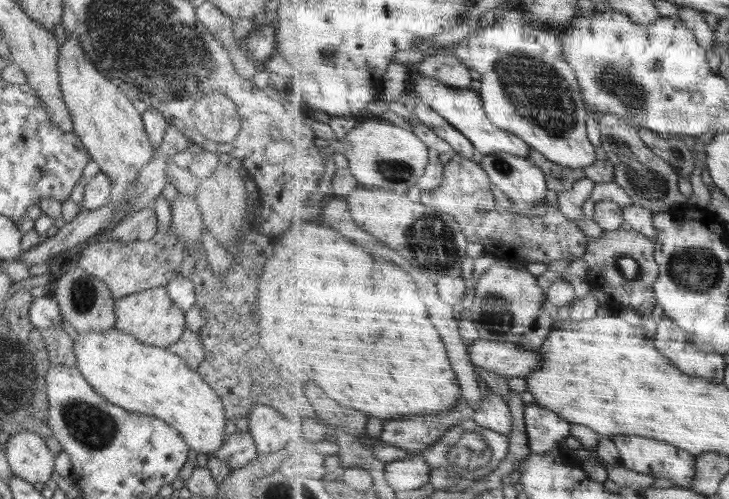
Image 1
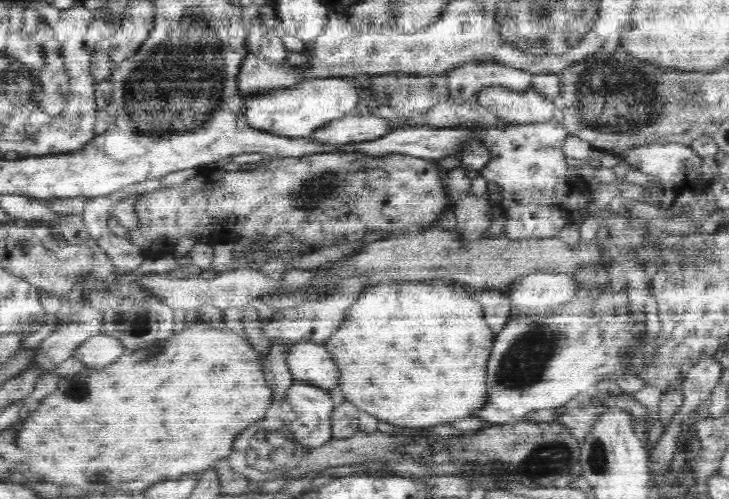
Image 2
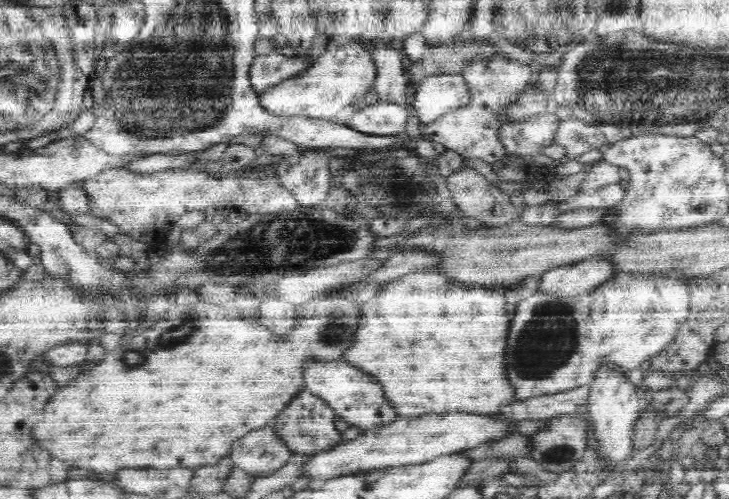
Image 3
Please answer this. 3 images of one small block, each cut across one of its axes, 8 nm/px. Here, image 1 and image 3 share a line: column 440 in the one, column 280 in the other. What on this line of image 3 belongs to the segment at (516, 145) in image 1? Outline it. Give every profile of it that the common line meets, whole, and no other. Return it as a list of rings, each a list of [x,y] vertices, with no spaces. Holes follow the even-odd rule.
[[[349,38],[331,39],[326,49],[317,57],[310,57],[310,62],[304,70],[296,72],[294,76],[280,80],[276,86],[267,88],[259,95],[260,104],[274,114],[307,114],[325,118],[326,120],[336,120],[345,124],[350,122],[356,113],[356,107],[353,102],[357,103],[372,88],[377,77],[377,66],[374,55],[360,43],[349,40]]]

